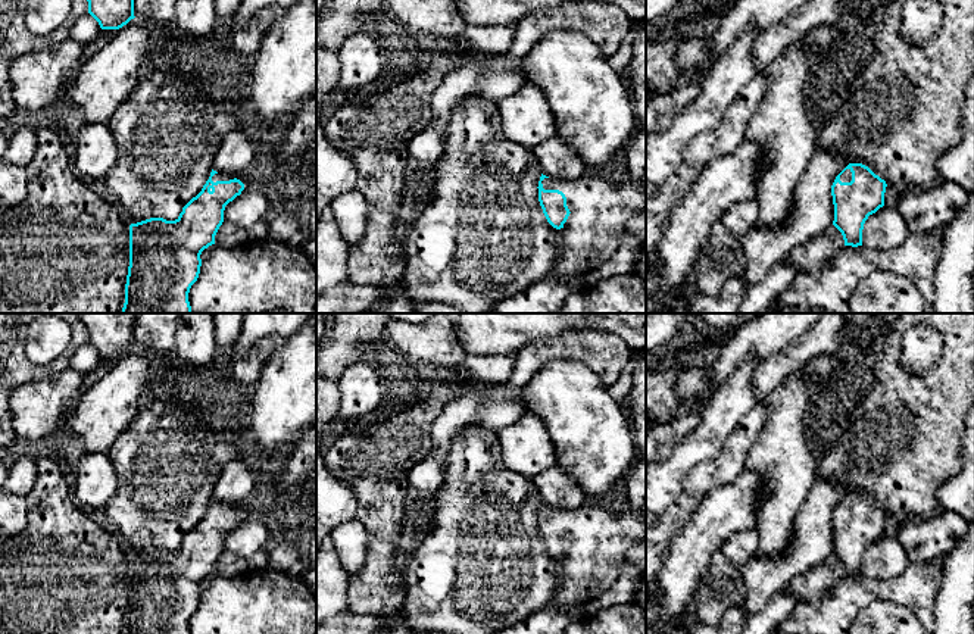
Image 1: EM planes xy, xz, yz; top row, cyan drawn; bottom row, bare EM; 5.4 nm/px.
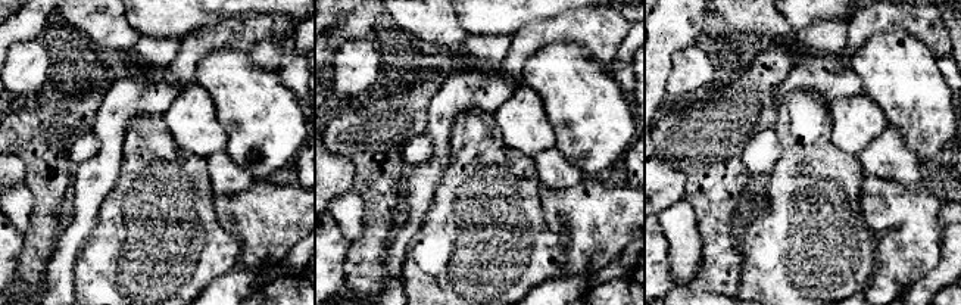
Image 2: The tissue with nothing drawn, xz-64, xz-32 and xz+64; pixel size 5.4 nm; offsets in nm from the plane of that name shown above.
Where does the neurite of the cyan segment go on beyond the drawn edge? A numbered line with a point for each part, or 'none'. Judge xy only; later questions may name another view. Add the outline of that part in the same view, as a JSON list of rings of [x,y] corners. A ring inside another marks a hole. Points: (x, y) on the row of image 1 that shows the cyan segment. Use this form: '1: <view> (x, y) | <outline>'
1: xy (271, 166) | [[[316,94],[302,106],[297,115],[285,125],[284,141],[278,149],[259,147],[255,160],[244,174],[215,174],[212,181],[240,179],[256,184],[272,193],[284,179],[299,182],[302,165],[308,150],[316,141]]]

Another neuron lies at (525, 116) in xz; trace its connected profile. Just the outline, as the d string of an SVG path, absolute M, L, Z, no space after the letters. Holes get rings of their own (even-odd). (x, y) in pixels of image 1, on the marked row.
M533 82L497 103L503 135L533 150L556 135L556 121L546 96Z

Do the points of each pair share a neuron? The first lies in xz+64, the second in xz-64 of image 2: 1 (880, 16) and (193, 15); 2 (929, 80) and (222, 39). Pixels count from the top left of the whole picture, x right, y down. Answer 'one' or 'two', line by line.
1: two
2: two

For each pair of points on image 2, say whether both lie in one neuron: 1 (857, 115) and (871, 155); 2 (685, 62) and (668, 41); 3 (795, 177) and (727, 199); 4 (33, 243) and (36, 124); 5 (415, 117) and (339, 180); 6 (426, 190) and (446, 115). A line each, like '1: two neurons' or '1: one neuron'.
1: two neurons
2: two neurons
3: two neurons
4: one neuron
5: two neurons
6: one neuron

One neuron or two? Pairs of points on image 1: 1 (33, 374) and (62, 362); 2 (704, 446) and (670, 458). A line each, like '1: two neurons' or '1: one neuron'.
1: one neuron
2: one neuron

